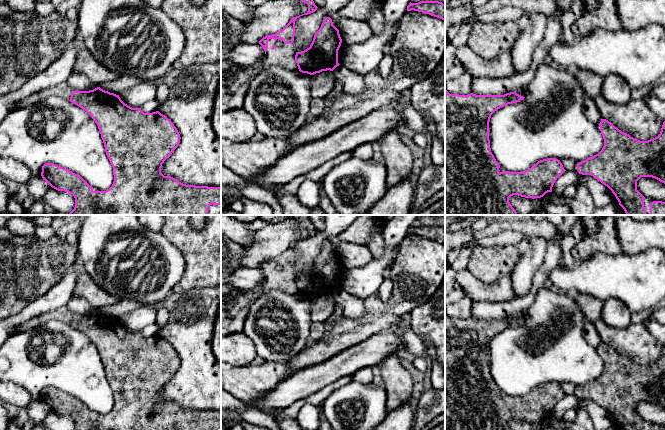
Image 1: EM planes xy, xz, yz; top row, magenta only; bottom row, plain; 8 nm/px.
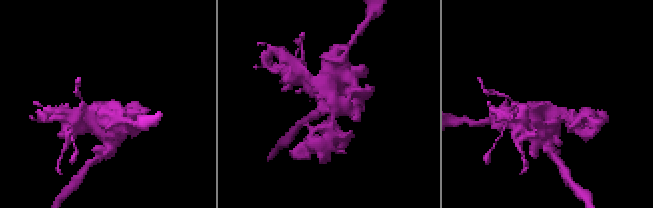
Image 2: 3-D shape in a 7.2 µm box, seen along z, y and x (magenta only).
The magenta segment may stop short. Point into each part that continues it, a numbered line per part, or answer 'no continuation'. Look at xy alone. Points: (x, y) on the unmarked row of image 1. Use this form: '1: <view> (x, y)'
1: xy (63, 314)

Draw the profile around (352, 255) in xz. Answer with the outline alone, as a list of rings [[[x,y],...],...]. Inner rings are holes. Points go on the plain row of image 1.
[[[327,235],[327,240],[340,248],[339,258],[347,269],[366,266],[372,259],[372,254],[366,245],[343,241],[338,236]]]

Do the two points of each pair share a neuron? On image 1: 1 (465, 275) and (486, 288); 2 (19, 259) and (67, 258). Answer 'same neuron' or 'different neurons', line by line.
1: same neuron
2: same neuron

